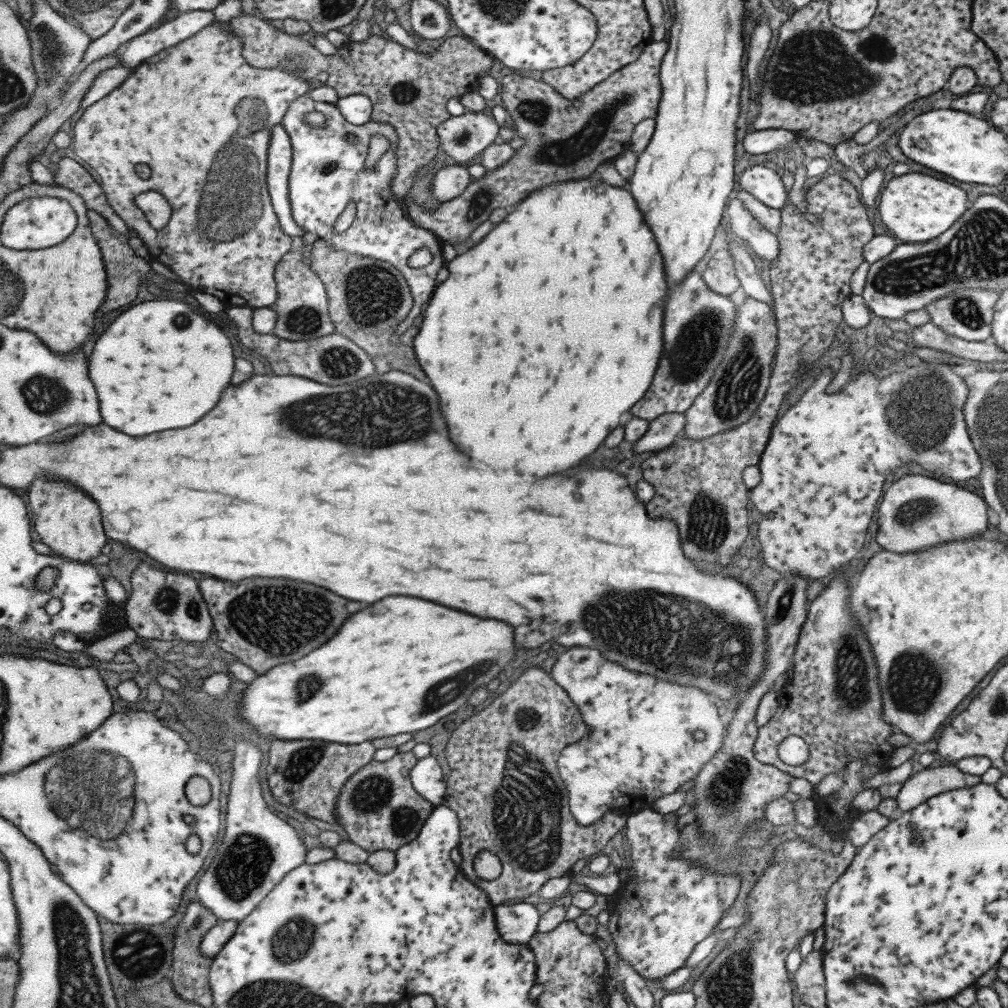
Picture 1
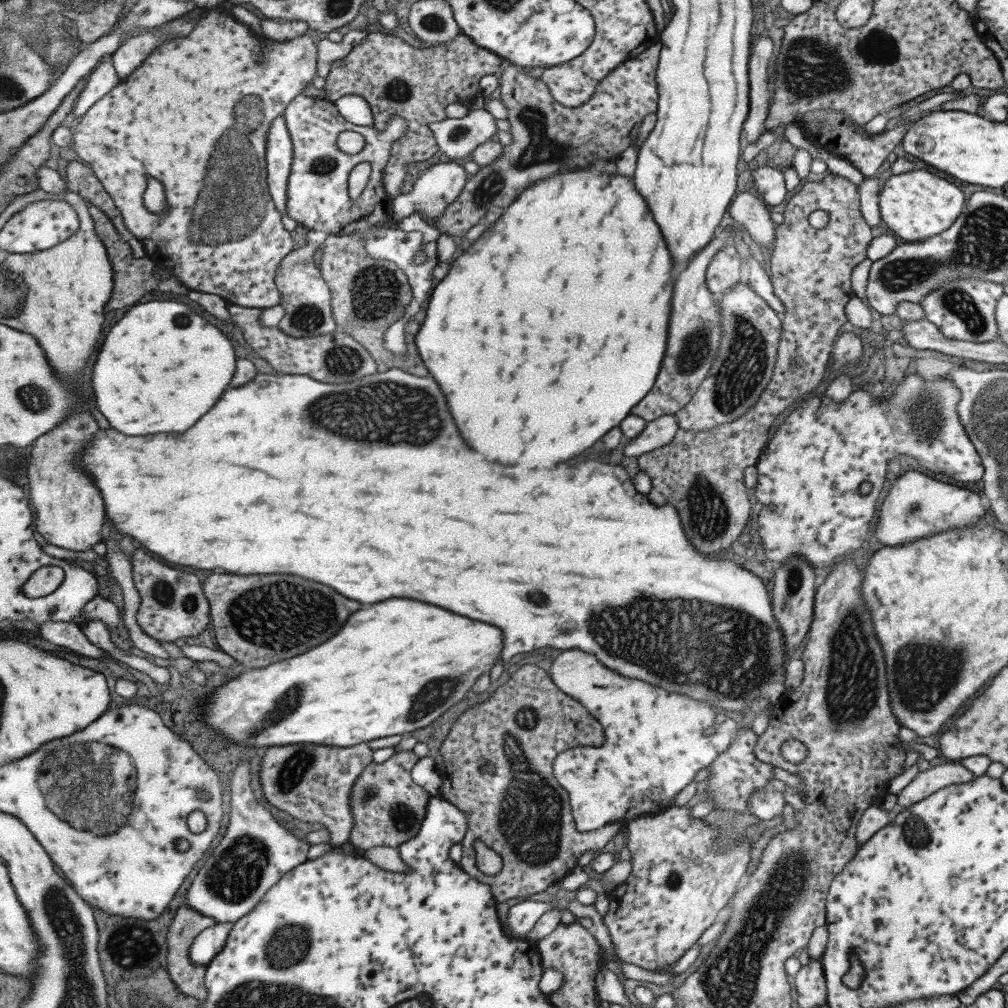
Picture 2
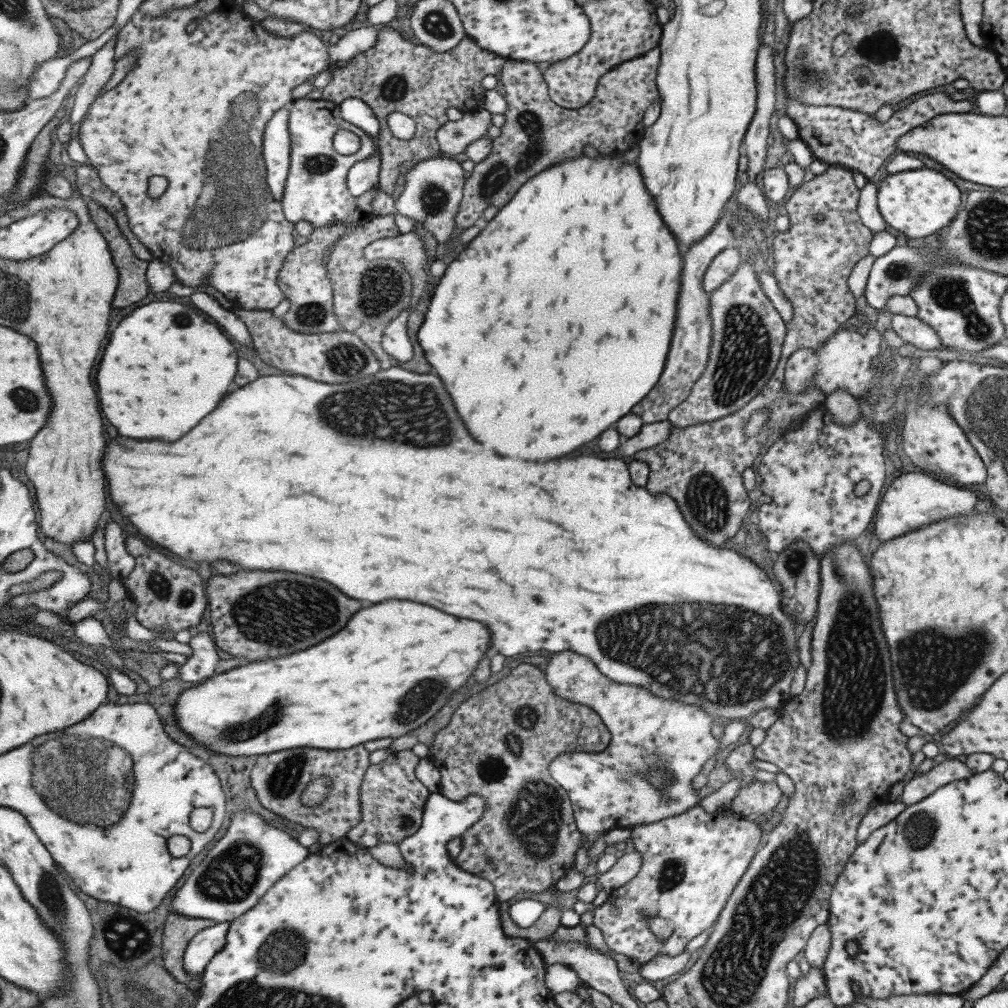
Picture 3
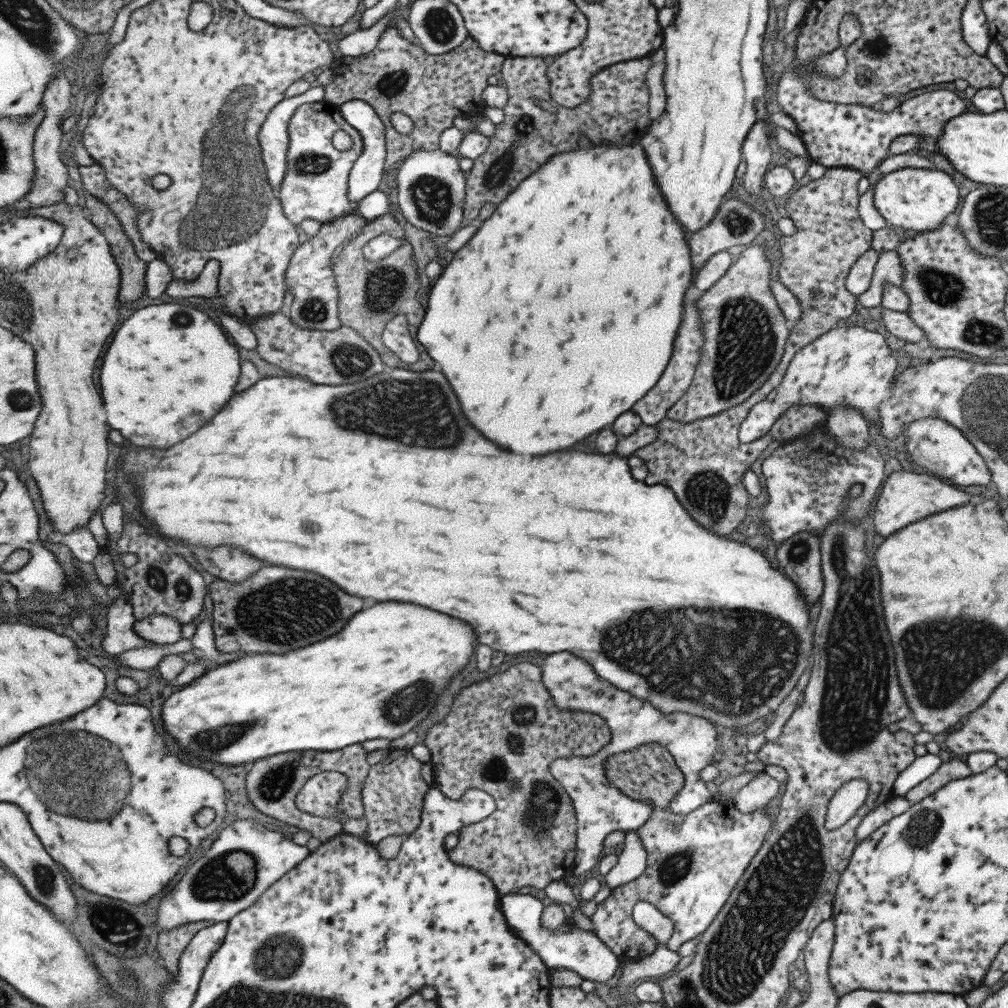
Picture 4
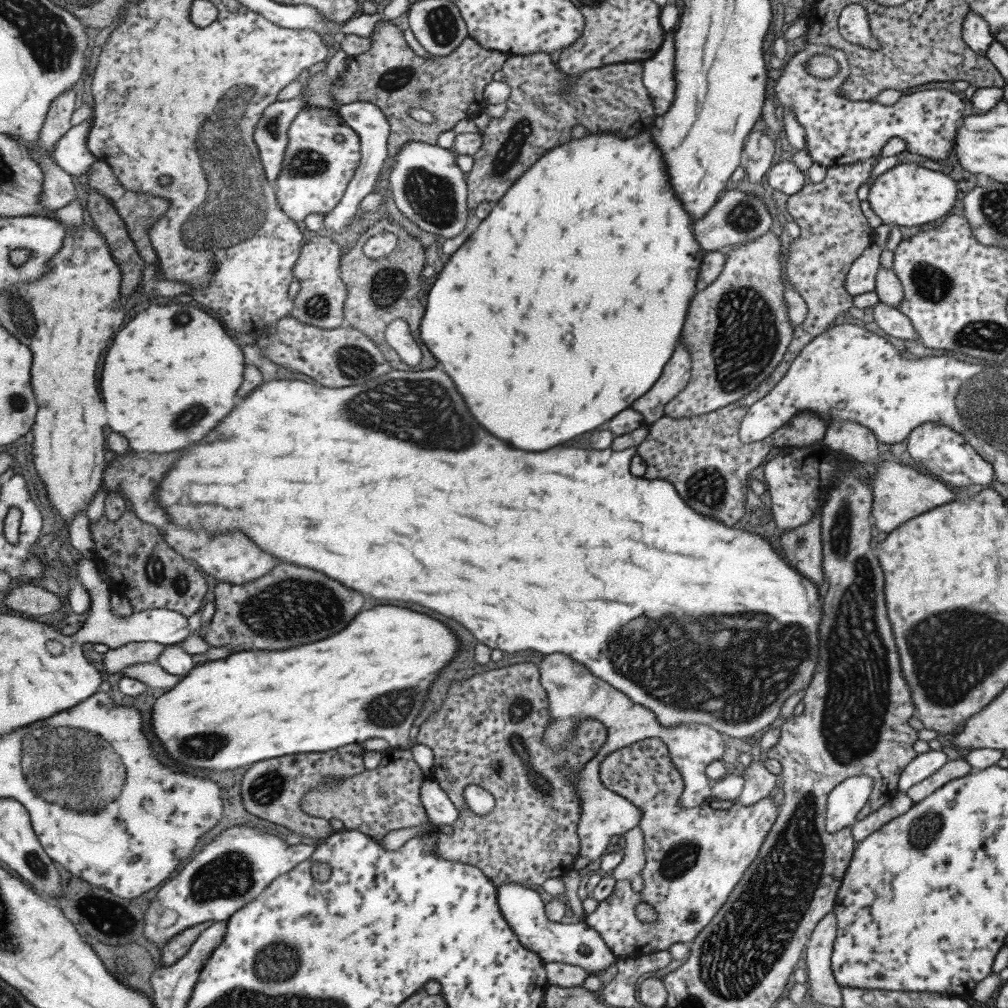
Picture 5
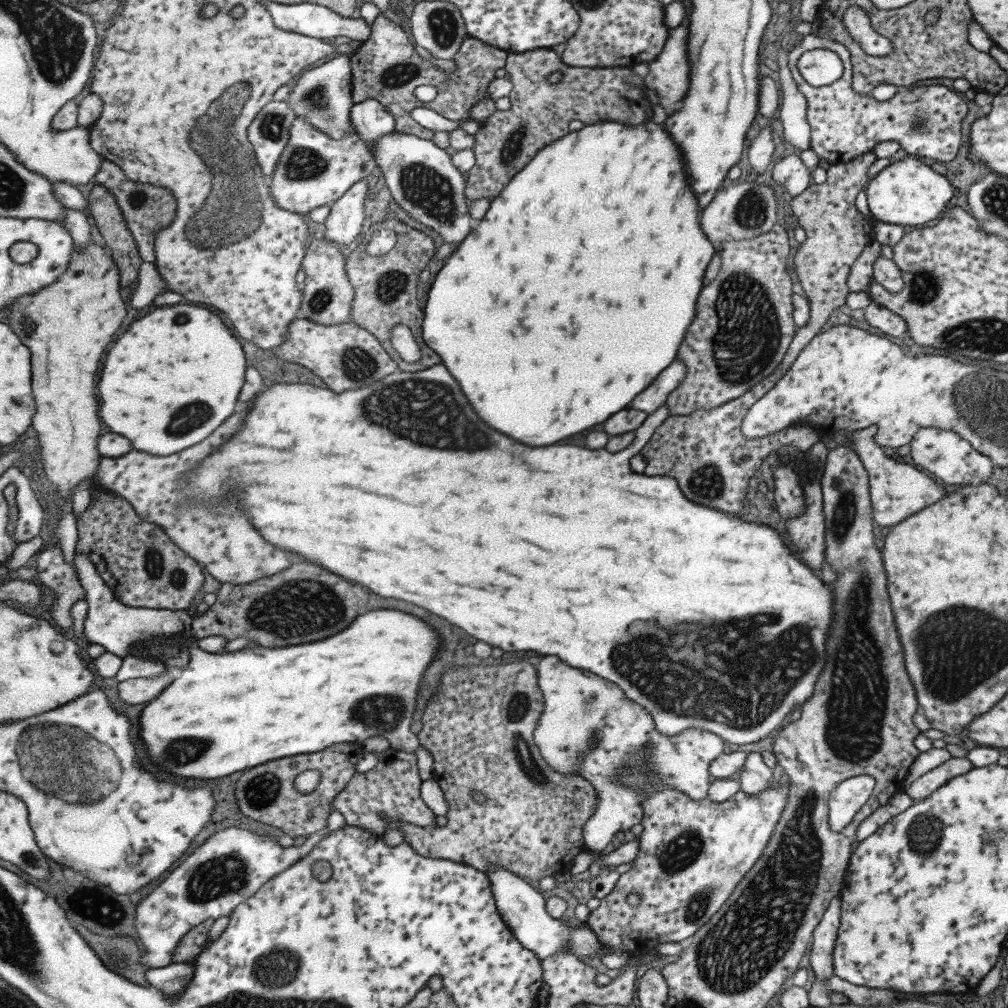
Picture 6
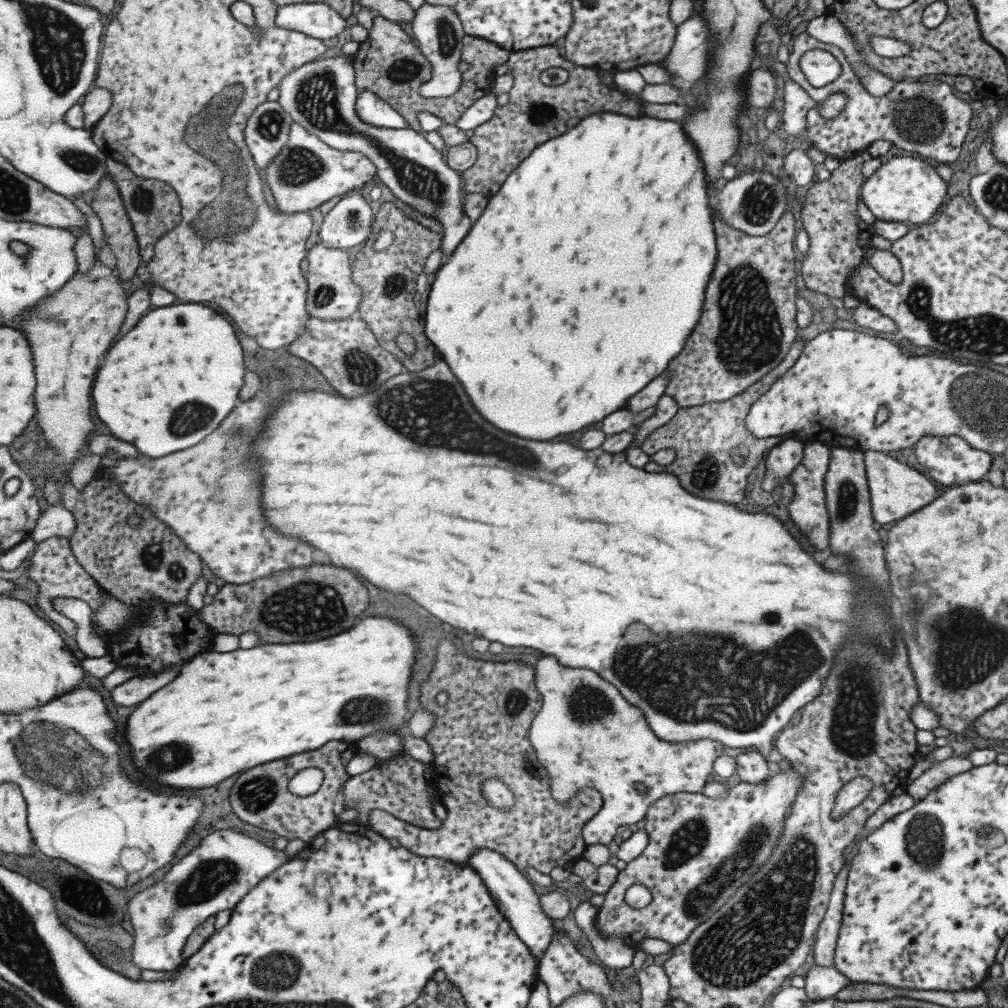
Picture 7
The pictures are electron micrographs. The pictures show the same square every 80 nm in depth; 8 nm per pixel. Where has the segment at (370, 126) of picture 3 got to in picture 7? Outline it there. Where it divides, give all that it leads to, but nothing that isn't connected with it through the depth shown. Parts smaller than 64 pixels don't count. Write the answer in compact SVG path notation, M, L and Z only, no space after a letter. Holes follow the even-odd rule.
M370 90L360 93L356 102L357 111L365 123L375 127L407 129L407 120L391 107L386 100ZM350 191L326 215L319 236L327 247L349 250L373 235L373 205L365 192Z

